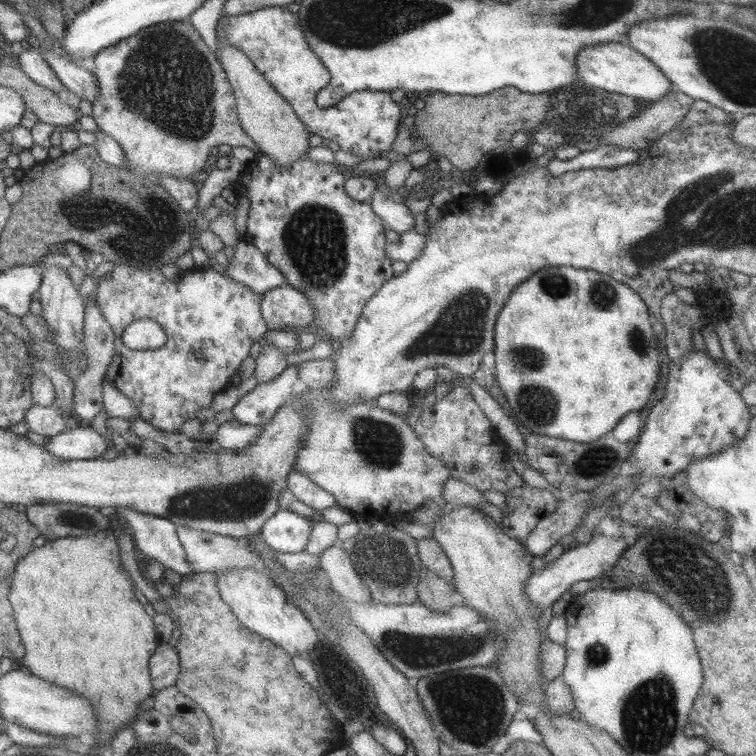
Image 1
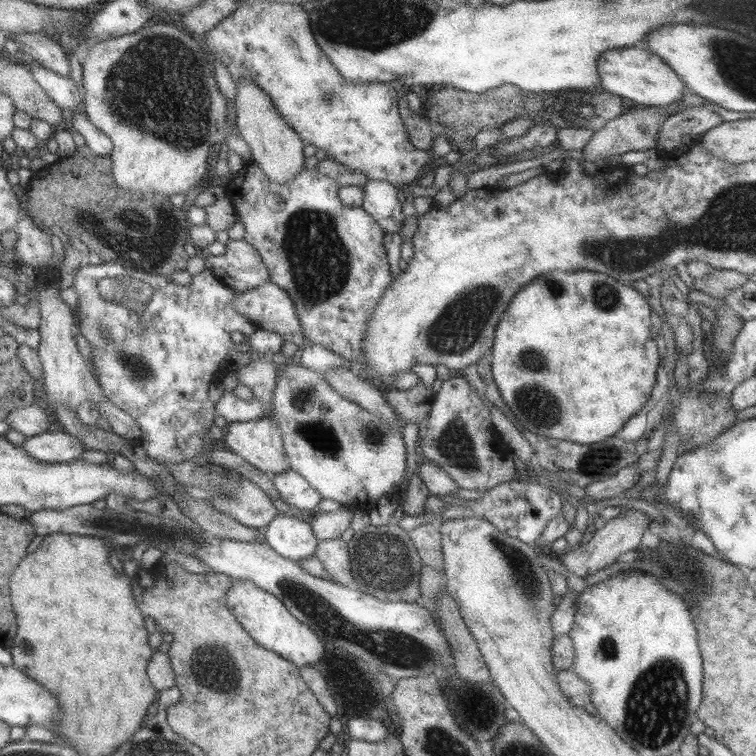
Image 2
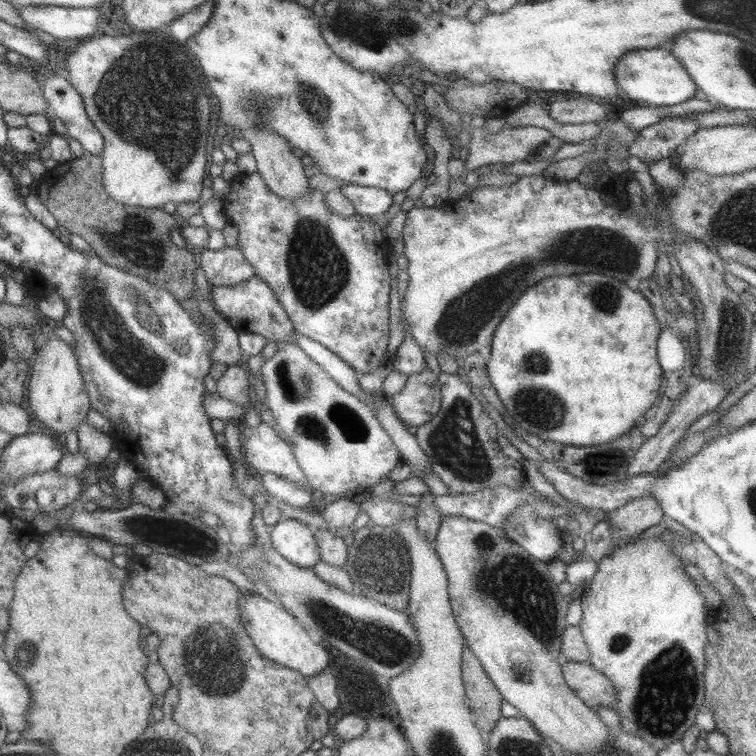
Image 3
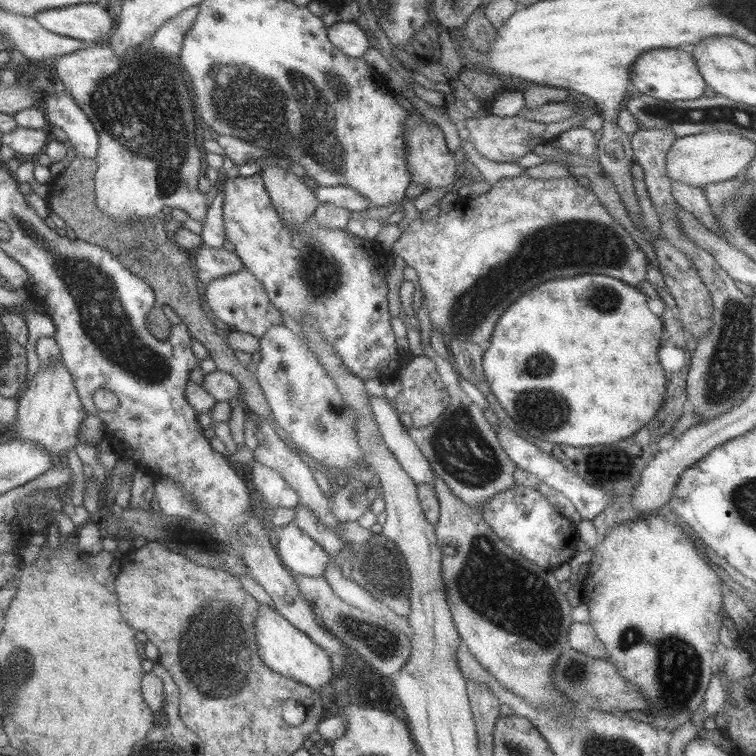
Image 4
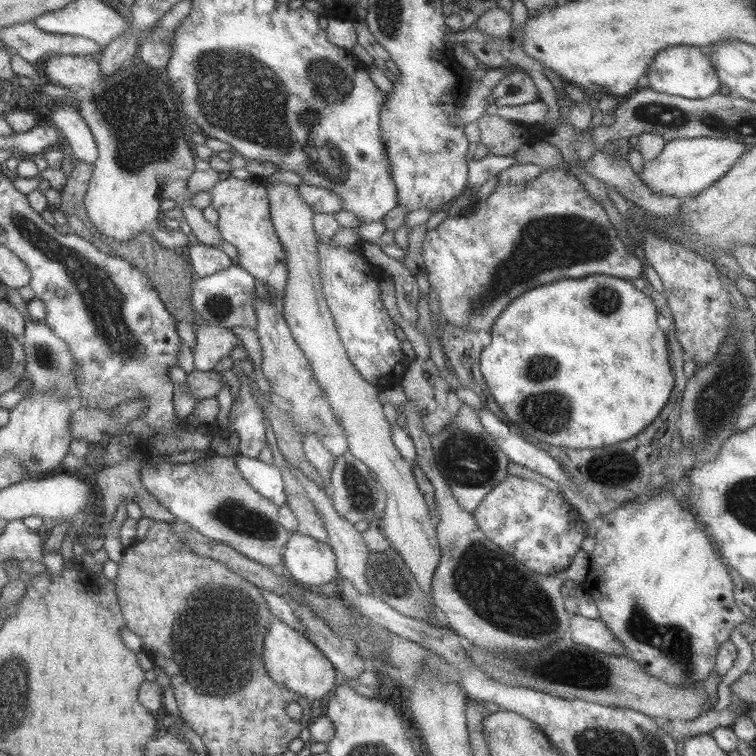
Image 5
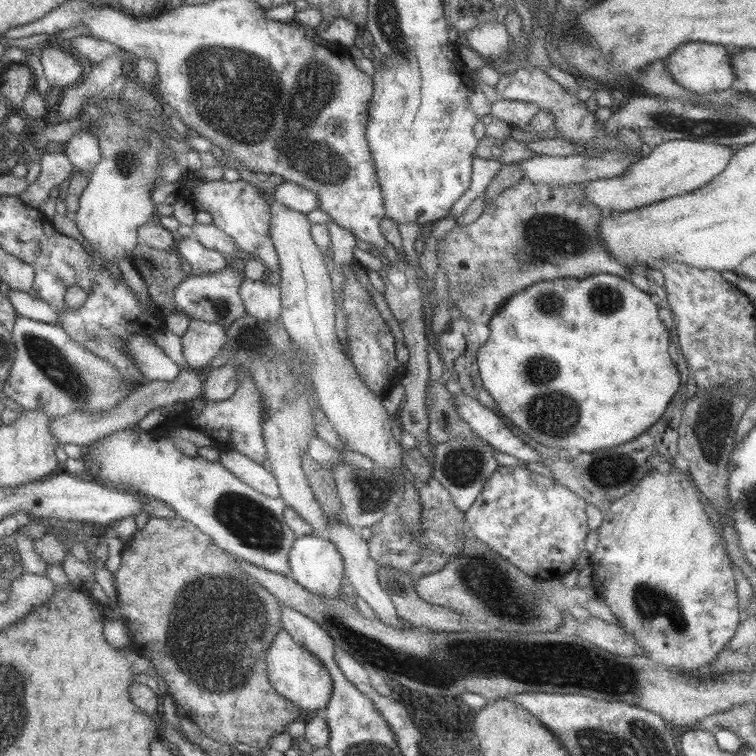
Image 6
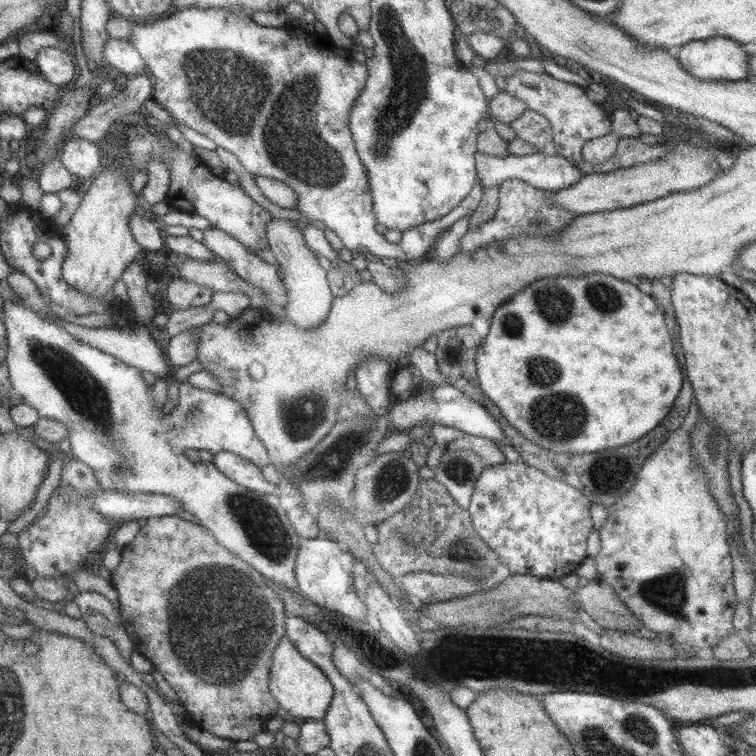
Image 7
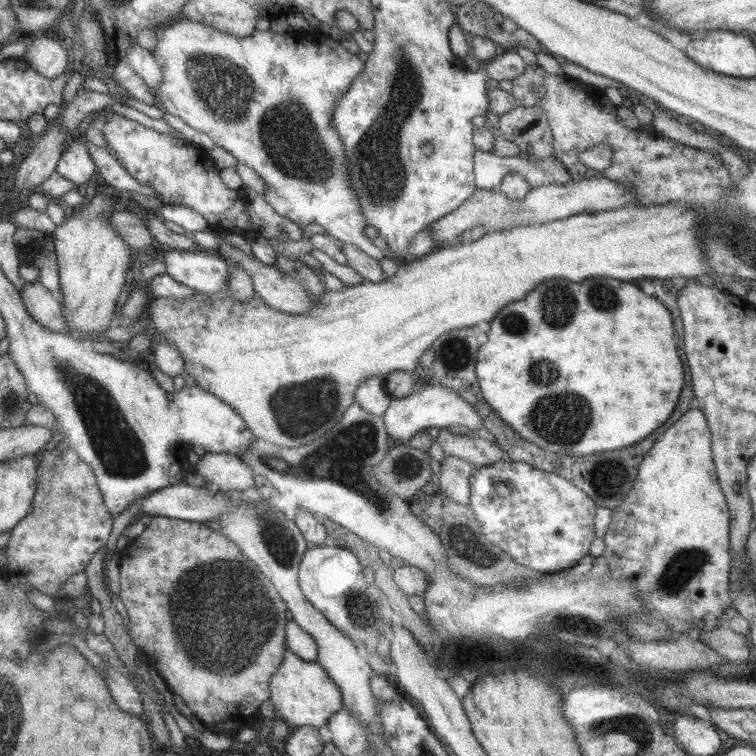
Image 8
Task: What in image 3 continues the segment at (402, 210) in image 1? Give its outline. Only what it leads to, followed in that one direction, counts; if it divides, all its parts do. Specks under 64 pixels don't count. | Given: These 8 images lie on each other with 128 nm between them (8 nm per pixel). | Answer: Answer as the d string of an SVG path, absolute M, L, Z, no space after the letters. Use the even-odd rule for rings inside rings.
M349 184L338 190L361 216L381 216L393 204L387 191L374 187Z

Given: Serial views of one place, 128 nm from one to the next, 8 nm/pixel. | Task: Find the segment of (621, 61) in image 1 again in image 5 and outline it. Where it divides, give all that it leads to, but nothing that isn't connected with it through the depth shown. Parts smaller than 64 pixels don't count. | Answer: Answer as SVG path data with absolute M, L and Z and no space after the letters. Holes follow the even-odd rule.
M673 45L660 50L651 61L645 76L649 76L649 89L655 92L680 96L688 99L703 99L717 92L721 81L715 72L710 58L699 47Z

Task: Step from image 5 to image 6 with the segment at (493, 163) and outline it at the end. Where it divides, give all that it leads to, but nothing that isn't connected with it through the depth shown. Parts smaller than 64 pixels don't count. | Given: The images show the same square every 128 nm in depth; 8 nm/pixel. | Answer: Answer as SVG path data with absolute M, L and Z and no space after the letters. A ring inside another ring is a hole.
M479 157L473 158L469 187L463 192L463 195L458 198L457 202L453 203L448 215L456 218L463 214L475 198L484 194L493 176L495 176L495 173L501 167L502 164L495 160L486 160Z

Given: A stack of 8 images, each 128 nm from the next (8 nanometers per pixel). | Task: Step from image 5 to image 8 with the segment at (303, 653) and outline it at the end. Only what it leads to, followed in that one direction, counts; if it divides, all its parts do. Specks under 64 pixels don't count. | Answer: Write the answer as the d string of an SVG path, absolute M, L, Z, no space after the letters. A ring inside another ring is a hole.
M285 649L283 661L275 675L269 679L269 700L274 706L277 719L291 728L297 726L326 726L328 718L342 707L342 694L337 685L326 676L316 662L303 661L289 649Z

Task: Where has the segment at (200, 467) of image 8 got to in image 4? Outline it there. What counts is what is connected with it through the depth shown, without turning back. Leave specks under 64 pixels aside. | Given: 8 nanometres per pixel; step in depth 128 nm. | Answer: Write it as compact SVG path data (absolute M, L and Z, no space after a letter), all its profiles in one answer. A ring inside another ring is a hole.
M255 460L245 467L251 475L251 484L255 486L255 490L261 495L269 510L277 507L293 509L299 502L297 493L278 472Z

